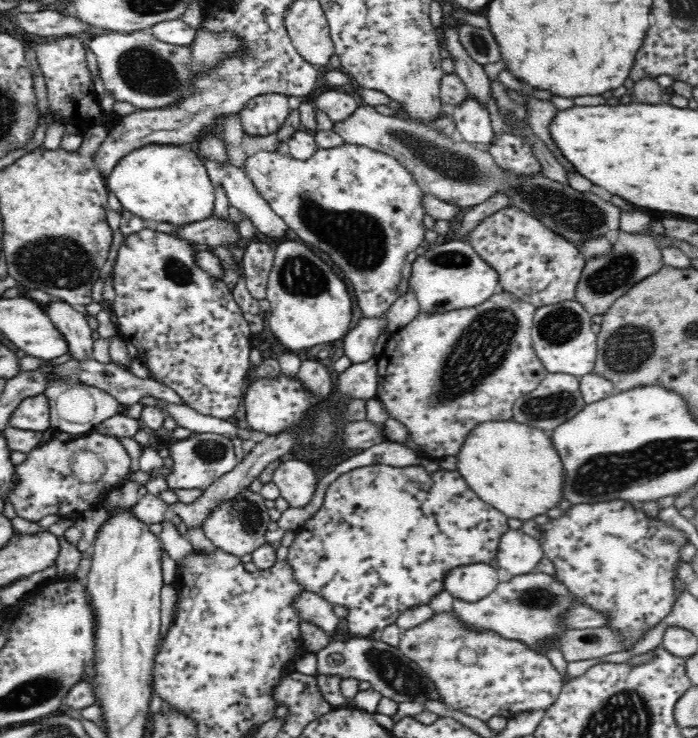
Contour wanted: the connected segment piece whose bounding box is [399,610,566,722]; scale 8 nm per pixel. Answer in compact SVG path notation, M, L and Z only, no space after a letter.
M452 612L437 614L427 623L402 632L399 650L436 683L442 700L455 710L488 722L493 716L514 716L520 712L546 712L562 692L565 681L546 655L536 654L526 645L500 638L491 630L476 634L465 630Z

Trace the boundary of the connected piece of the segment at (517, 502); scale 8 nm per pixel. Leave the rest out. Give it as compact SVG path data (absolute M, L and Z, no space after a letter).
M513 418L502 422L484 422L476 426L468 440L464 442L460 454L457 455L457 470L470 488L488 505L496 508L508 519L527 522L538 516L548 515L550 510L558 507L564 497L564 463L552 444L551 434L536 427L526 426Z

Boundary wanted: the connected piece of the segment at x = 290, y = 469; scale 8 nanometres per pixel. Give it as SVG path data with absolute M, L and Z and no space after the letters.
M298 459L279 463L273 471L272 482L292 508L305 507L314 496L318 483L312 467Z

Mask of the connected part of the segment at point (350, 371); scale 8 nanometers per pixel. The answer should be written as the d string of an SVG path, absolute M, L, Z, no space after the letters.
M375 356L363 363L352 363L341 372L338 388L354 398L375 398L378 390L378 363Z

